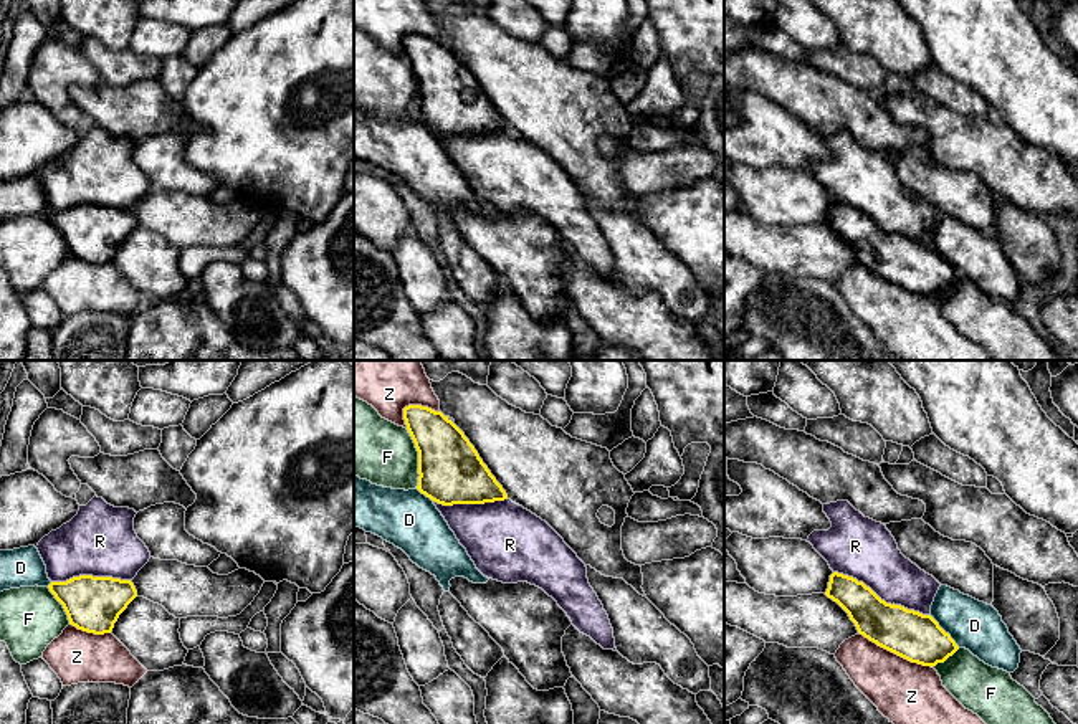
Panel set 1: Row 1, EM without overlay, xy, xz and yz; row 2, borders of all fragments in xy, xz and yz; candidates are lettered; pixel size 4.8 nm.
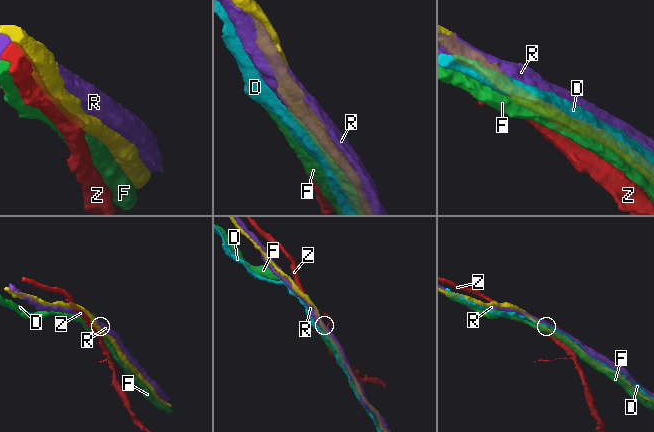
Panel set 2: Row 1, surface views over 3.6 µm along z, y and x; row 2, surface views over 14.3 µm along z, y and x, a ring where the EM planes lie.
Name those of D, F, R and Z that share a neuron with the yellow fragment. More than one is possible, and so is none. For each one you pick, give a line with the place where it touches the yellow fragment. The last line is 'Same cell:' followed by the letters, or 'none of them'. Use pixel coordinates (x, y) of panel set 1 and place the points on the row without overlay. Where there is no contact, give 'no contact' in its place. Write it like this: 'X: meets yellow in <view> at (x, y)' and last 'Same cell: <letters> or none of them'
R: meets yellow in yz at (880, 228)
Same cell: R

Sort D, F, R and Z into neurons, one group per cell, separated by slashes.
D F / R / Z

